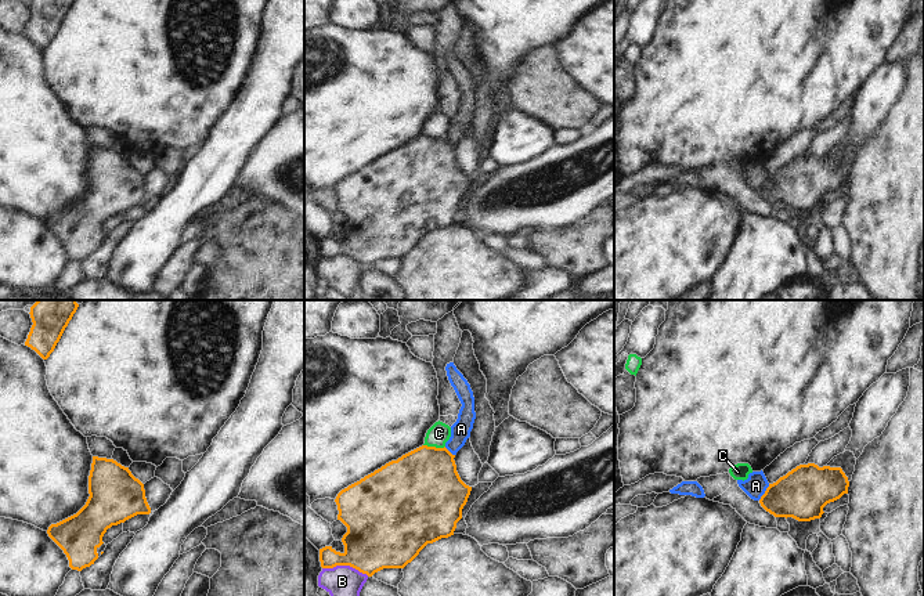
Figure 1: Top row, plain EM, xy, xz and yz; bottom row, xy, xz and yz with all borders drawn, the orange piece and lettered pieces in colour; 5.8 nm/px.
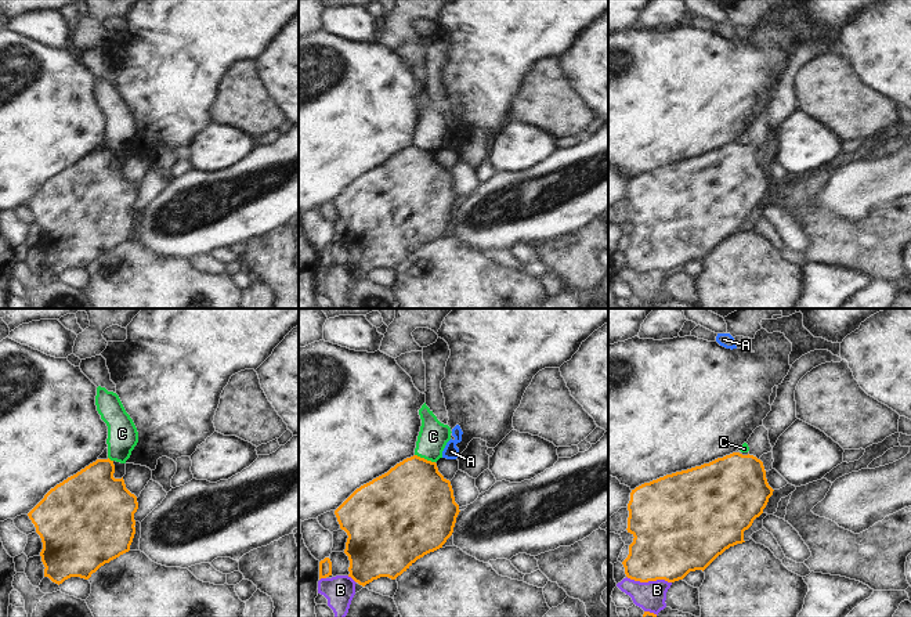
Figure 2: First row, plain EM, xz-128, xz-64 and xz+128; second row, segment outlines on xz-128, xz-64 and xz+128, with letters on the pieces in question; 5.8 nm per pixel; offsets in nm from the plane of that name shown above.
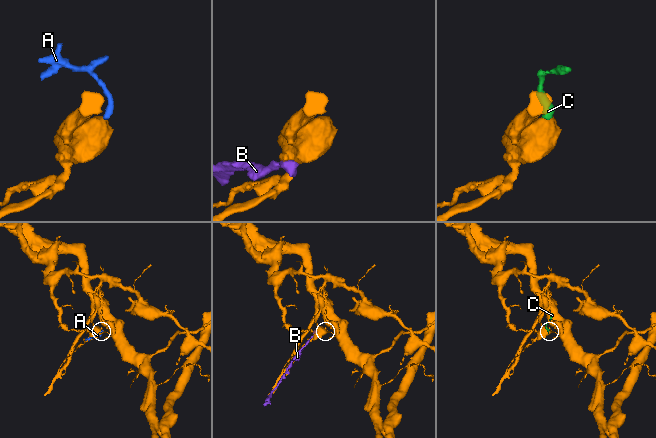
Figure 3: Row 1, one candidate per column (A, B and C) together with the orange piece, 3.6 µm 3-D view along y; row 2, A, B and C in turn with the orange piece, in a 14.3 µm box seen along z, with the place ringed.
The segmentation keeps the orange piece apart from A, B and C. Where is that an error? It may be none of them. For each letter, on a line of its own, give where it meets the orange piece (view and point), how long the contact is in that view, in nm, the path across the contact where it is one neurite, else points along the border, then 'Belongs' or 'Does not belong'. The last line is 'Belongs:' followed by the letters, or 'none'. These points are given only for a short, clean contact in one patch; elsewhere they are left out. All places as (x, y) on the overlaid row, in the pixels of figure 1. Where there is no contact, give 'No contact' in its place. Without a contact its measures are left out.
A: Touches orange at yz (765, 492). Shared border 120 nm. Boundary: yz (769, 484), (758, 499). Does not belong
B: Touches orange at xz (346, 564). Shared border 280 nm. Does not belong
C: Touches orange at xz (435, 447). Shared border 130 nm. Boundary: xz (423, 444), (444, 447). Does not belong
Belongs: none.

